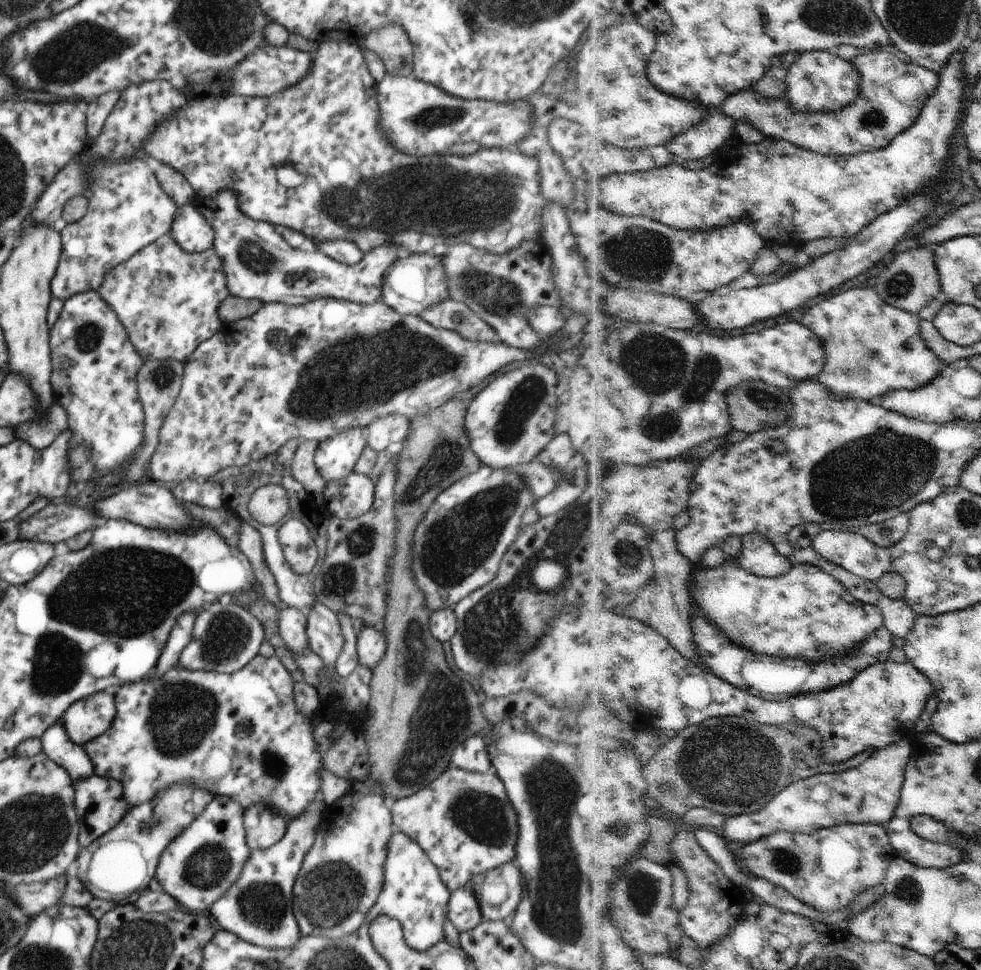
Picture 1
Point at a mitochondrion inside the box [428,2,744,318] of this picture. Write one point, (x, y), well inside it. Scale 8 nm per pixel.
(641, 254)

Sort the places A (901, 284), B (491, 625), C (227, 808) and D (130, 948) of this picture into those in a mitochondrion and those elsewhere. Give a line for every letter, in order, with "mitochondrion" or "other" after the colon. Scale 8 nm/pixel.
A: mitochondrion
B: mitochondrion
C: other
D: mitochondrion

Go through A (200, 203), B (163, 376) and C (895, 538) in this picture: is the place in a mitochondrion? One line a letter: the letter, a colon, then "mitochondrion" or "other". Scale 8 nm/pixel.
A: other
B: mitochondrion
C: other

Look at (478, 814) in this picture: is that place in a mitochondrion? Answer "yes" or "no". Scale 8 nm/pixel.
yes

